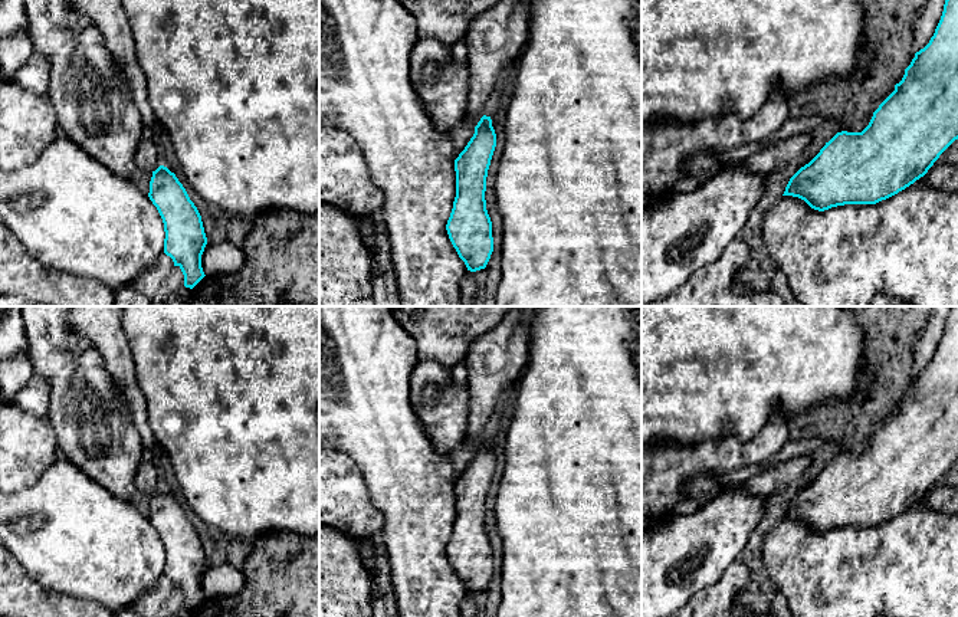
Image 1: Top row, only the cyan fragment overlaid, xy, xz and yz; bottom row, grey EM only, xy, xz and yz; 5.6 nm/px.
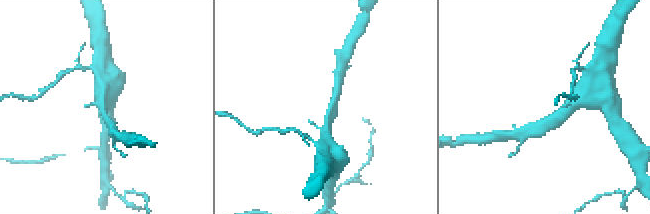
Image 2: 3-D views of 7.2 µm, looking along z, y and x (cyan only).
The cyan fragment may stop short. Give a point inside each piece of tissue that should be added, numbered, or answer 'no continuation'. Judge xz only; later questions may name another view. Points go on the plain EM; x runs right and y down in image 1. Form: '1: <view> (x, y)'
no continuation

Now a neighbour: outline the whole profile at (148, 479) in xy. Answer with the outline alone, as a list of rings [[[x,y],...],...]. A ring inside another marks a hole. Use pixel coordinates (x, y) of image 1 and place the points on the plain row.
[[[141,462],[135,475],[137,490],[155,493],[163,488],[161,473],[155,462]]]

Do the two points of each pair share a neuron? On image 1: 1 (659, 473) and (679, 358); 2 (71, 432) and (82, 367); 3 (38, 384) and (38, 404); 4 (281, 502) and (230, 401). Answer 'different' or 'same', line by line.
1: different
2: same
3: same
4: same

